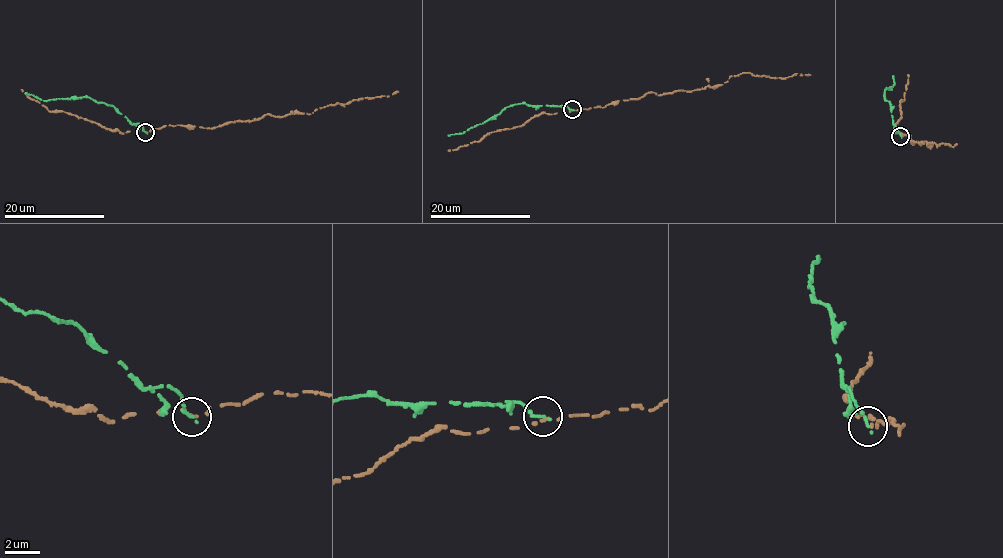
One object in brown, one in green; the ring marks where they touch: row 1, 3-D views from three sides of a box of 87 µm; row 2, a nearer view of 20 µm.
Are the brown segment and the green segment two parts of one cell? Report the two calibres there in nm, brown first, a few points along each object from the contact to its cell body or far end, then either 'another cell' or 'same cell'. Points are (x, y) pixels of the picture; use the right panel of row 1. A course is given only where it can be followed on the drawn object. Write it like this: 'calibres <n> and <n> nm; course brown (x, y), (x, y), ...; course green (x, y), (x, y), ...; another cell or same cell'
calibres 180 and 200 nm; course brown (901, 136), (907, 133), (913, 144), (911, 141), (924, 141), (930, 149), (928, 142), (956, 144); course green (901, 136), (894, 124), (889, 102), (884, 96), (885, 88), (895, 83), (893, 77); another cell

